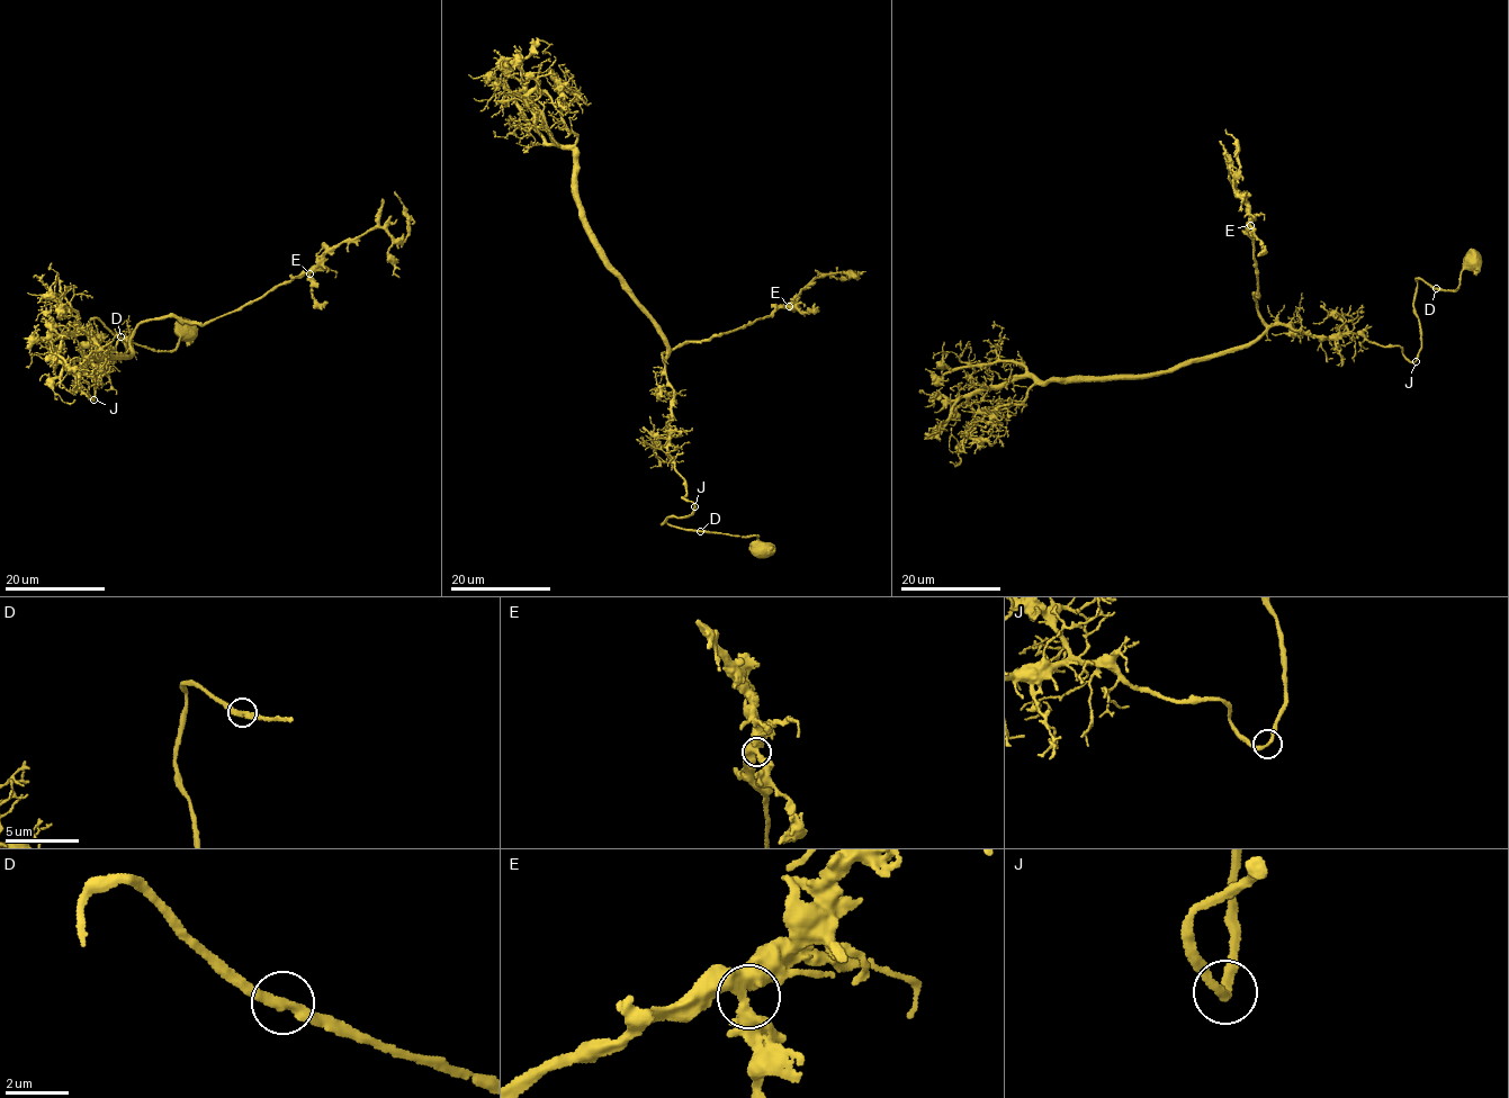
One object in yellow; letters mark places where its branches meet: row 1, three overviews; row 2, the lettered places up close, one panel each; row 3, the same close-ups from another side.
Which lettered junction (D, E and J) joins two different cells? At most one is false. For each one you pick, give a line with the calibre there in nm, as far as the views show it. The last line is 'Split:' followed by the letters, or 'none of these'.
Split: none of these

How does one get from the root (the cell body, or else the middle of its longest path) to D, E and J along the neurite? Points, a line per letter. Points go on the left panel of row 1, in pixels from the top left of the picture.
D: (185, 330), (178, 344), (171, 350), (151, 350), (120, 338)
E: (185, 330), (151, 350), (92, 318), (91, 398), (140, 323), (206, 324), (310, 273)
J: (185, 330), (171, 350), (151, 350), (116, 336), (92, 318), (89, 334), (93, 399)

